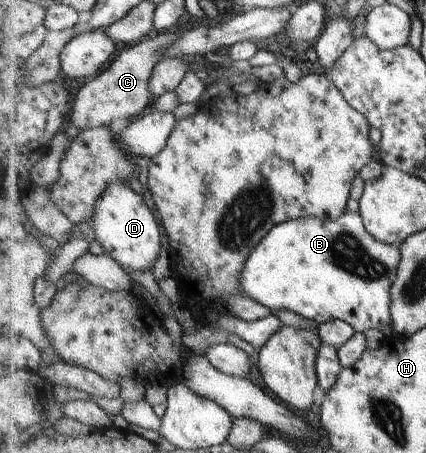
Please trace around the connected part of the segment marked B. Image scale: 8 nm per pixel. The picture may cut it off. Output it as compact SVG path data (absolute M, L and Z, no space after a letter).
M346 212L335 220L303 217L285 221L273 227L255 247L243 273L244 289L247 296L269 307L271 312L281 308L292 310L319 325L330 320L344 320L357 333L375 329L387 339L394 336L390 308L393 306L393 284L398 278L398 264L402 258L398 246L378 241L371 236L360 213Z

